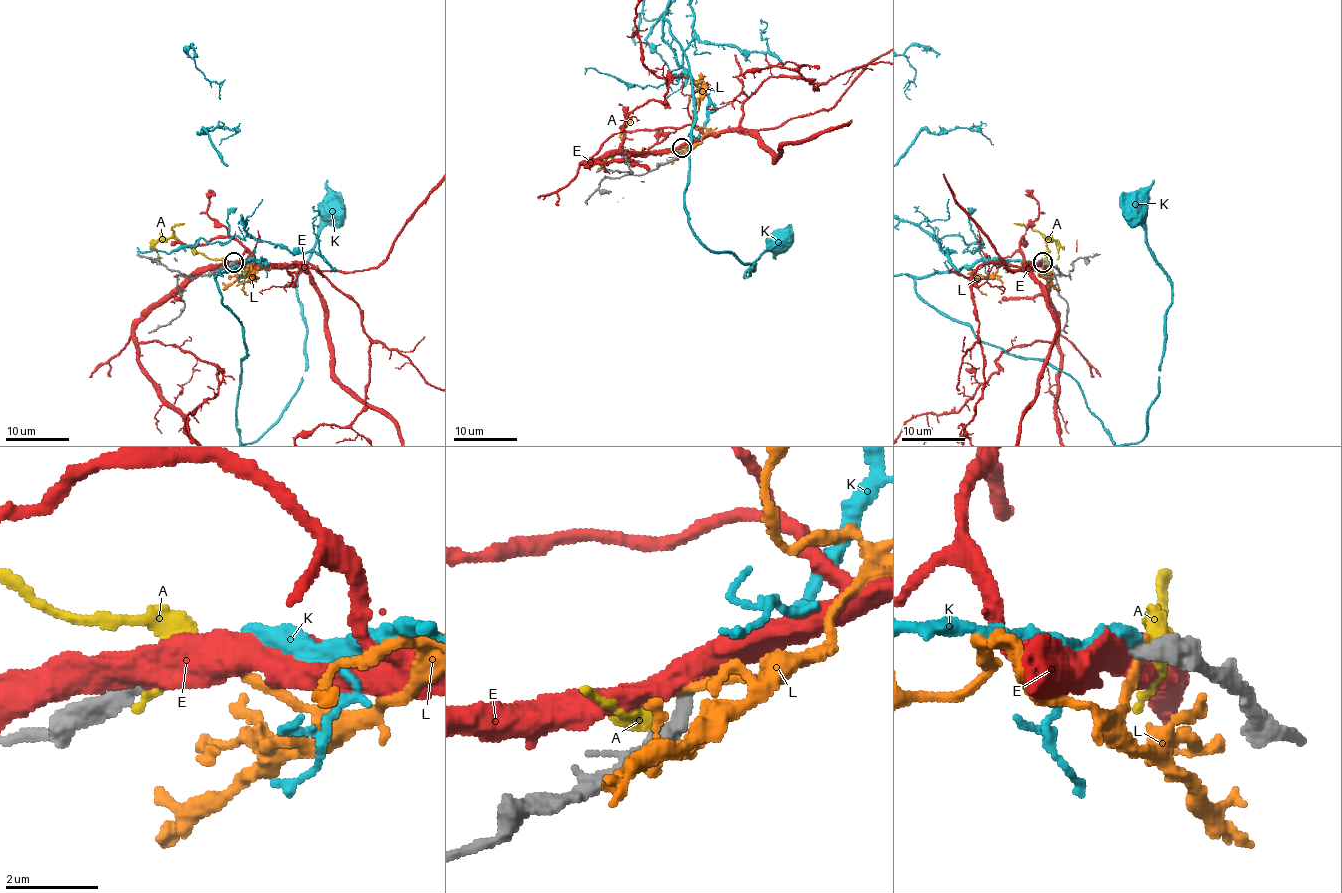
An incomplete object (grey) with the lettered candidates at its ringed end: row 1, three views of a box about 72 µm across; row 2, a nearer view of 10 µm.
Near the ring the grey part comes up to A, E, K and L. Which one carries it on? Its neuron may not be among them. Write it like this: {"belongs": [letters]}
{"belongs": ["K"]}

